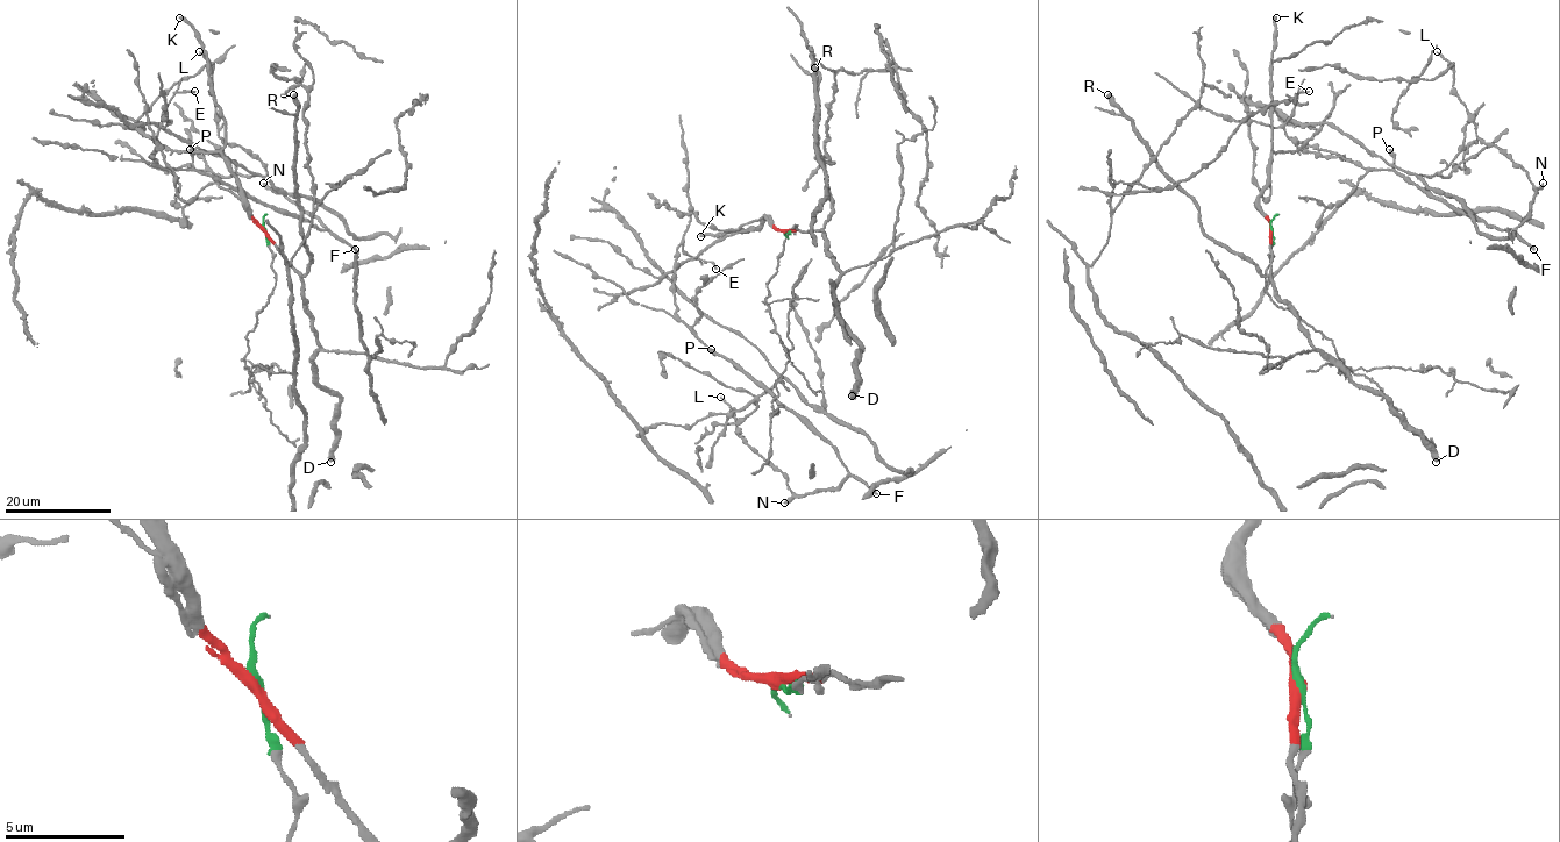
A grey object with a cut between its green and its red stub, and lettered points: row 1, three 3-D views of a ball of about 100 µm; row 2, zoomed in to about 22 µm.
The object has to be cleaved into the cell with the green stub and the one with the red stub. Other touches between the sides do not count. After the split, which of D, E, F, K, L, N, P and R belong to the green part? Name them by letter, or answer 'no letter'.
no letter

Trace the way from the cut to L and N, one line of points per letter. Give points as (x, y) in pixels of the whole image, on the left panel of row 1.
L: (264, 228), (219, 152), (158, 145), (151, 155), (326, 228), (219, 135), (200, 51)
N: (264, 228), (219, 152), (158, 145), (151, 155), (165, 169), (214, 176), (326, 228), (263, 183)

